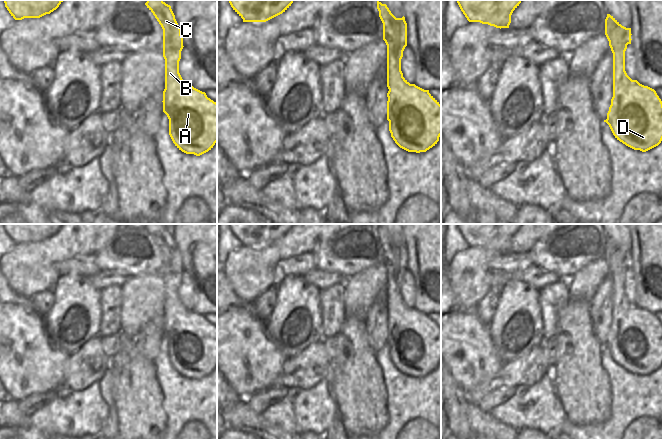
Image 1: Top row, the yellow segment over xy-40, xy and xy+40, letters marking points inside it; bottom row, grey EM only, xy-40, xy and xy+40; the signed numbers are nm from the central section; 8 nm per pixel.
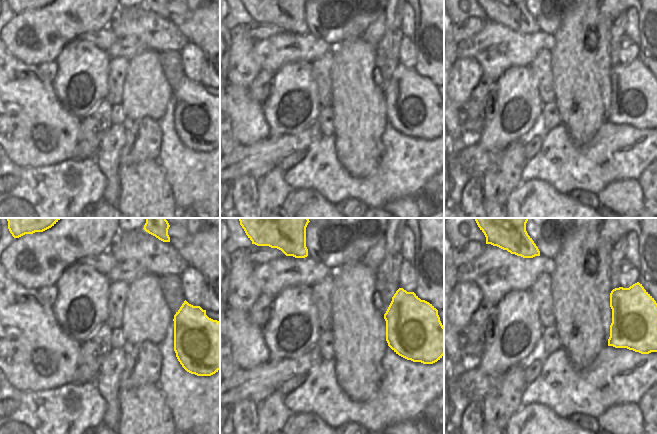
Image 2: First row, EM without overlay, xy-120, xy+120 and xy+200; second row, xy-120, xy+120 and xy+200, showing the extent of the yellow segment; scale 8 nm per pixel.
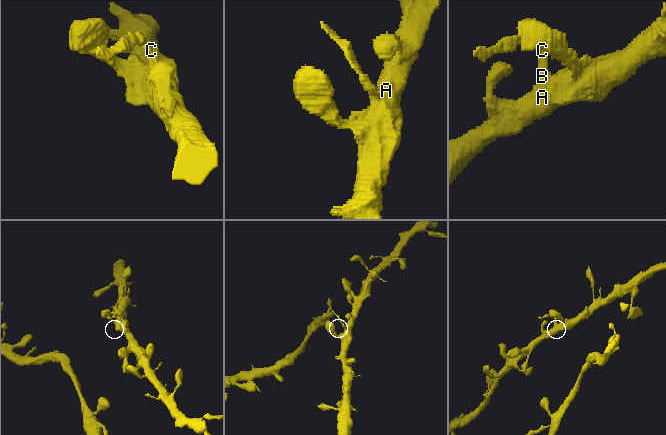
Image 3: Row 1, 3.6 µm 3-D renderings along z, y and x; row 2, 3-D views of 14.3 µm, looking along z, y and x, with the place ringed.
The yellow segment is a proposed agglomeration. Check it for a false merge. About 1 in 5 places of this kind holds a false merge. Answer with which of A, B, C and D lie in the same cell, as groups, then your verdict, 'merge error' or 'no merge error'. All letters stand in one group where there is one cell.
A B C D; no merge error

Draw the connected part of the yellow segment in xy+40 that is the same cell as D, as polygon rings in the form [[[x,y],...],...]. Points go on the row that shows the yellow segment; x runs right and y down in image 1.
[[[607,14],[605,35],[613,53],[613,97],[604,122],[617,140],[634,150],[646,152],[662,141],[662,101],[654,89],[632,80],[625,71],[625,51],[627,45],[631,44],[631,28],[622,26]]]

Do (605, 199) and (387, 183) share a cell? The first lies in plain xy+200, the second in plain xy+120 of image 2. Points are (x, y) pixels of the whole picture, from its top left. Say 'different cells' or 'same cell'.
different cells

